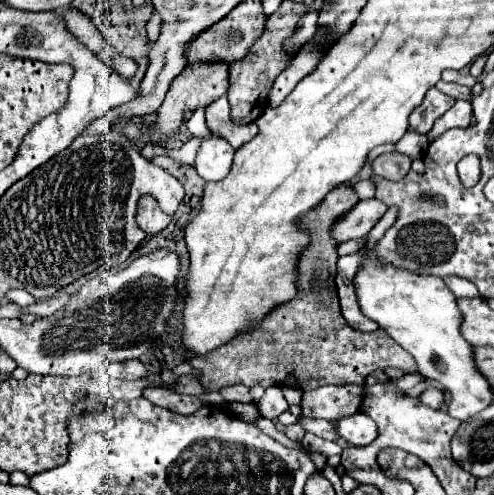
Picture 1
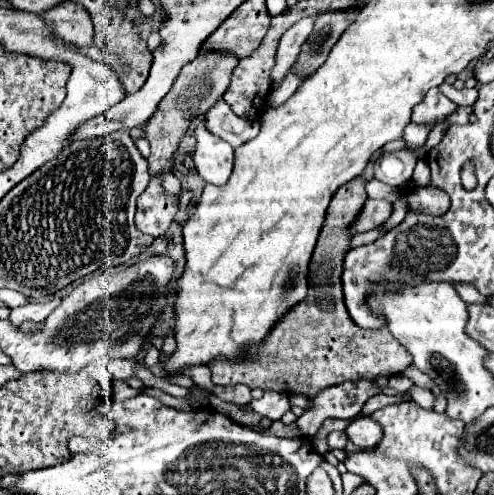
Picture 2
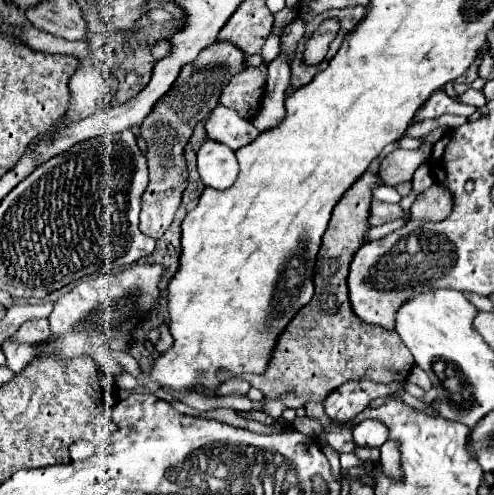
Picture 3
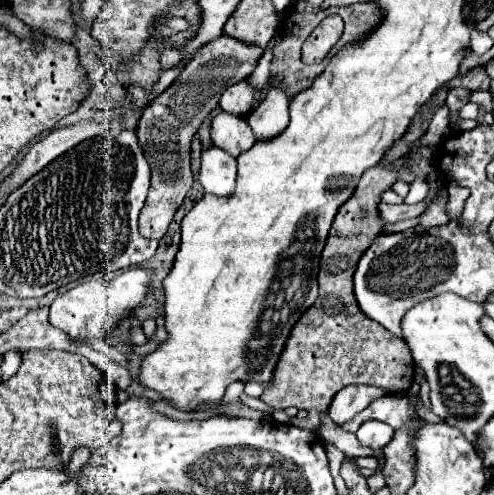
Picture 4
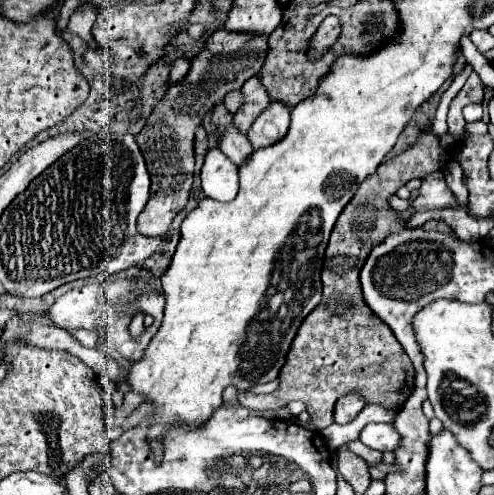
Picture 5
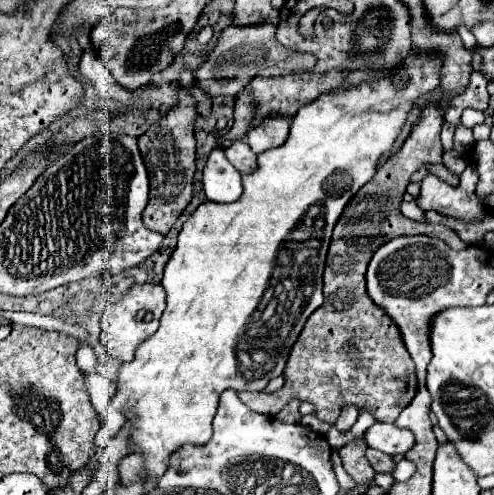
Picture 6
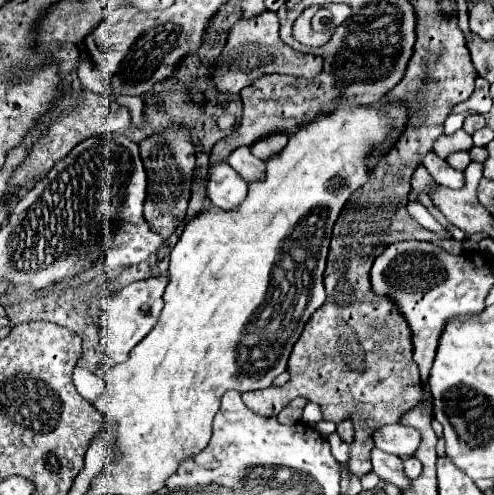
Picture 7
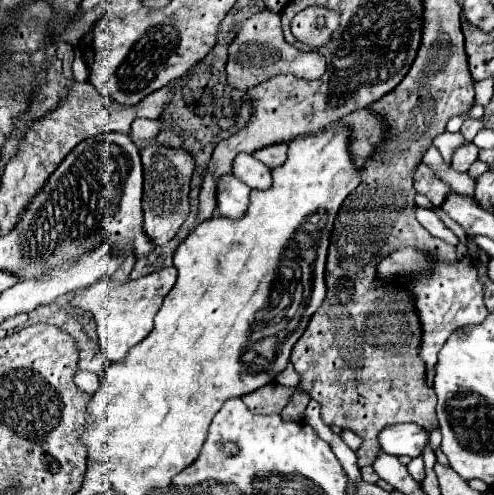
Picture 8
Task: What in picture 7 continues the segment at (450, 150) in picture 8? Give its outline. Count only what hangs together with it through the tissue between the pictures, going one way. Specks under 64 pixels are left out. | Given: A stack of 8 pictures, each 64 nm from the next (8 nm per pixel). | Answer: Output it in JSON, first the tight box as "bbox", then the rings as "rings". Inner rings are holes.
{"bbox":[434,130,472,158],"rings":[[[458,130],[451,135],[442,134],[440,140],[436,140],[436,148],[434,148],[434,152],[436,152],[440,158],[446,158],[450,153],[469,151],[472,147],[472,137],[466,134],[464,130]]]}

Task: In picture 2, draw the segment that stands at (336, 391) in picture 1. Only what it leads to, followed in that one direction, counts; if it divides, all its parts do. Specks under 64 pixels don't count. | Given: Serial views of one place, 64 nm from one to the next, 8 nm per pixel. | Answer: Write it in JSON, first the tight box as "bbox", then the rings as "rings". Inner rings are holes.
{"bbox":[296,380,382,438],"rings":[[[372,380],[347,381],[340,386],[322,390],[322,394],[318,398],[312,398],[312,408],[306,410],[296,420],[298,430],[304,436],[314,438],[326,418],[354,420],[356,416],[360,416],[360,410],[366,404],[366,400],[380,392],[382,392],[382,388]]]}

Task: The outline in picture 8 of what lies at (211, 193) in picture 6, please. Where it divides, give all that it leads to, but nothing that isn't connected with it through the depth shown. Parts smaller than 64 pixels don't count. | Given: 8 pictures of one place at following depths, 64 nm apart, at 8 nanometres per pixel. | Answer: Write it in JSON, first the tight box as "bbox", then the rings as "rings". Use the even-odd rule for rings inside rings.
{"bbox":[216,174,250,218],"rings":[[[234,174],[222,176],[218,182],[218,210],[216,214],[222,218],[238,218],[244,216],[250,204],[250,190],[244,182],[240,182]]]}

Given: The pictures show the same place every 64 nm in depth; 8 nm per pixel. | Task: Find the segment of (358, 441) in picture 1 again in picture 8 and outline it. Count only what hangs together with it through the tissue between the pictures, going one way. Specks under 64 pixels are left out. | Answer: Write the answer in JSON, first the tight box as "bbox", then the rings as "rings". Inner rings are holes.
{"bbox":[380,424,428,458],"rings":[[[392,424],[380,432],[380,444],[386,454],[416,458],[428,444],[428,432],[418,424]]]}

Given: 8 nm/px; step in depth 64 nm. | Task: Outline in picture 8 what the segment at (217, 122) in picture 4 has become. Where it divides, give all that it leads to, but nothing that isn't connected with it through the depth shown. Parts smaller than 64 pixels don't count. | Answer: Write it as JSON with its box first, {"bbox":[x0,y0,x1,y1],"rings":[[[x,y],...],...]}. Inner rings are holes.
{"bbox":[234,154,272,190],"rings":[[[240,154],[234,160],[234,176],[242,180],[252,190],[268,190],[272,186],[270,170],[252,158],[250,154]]]}

